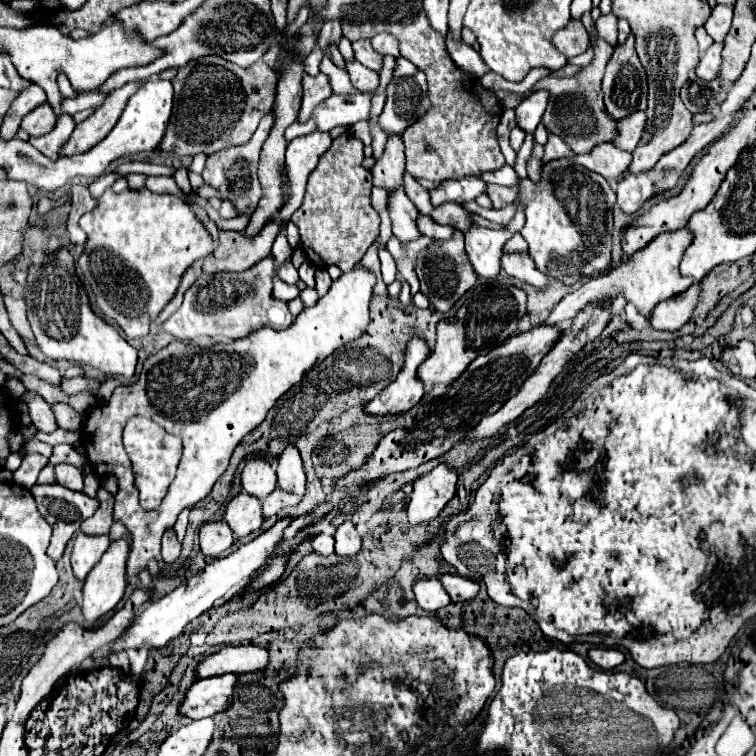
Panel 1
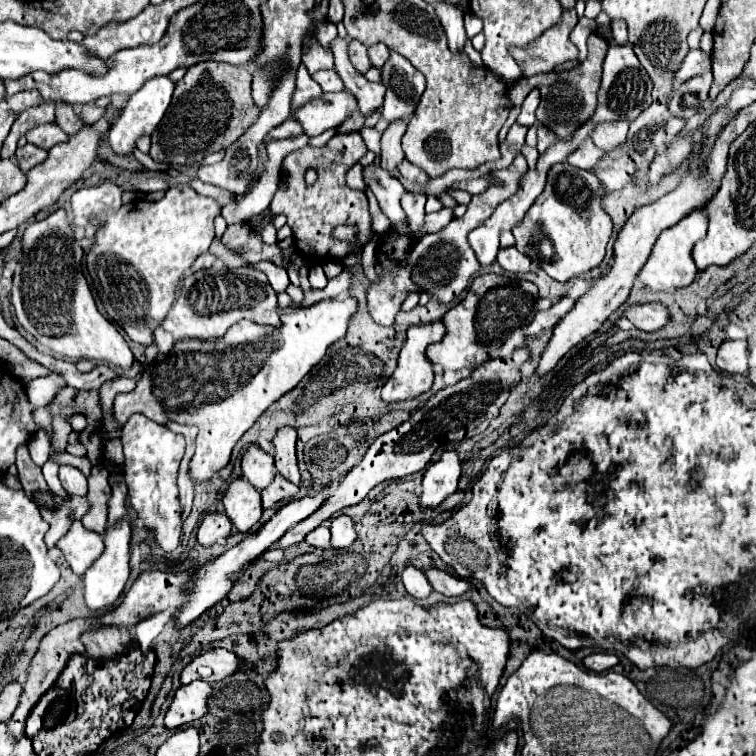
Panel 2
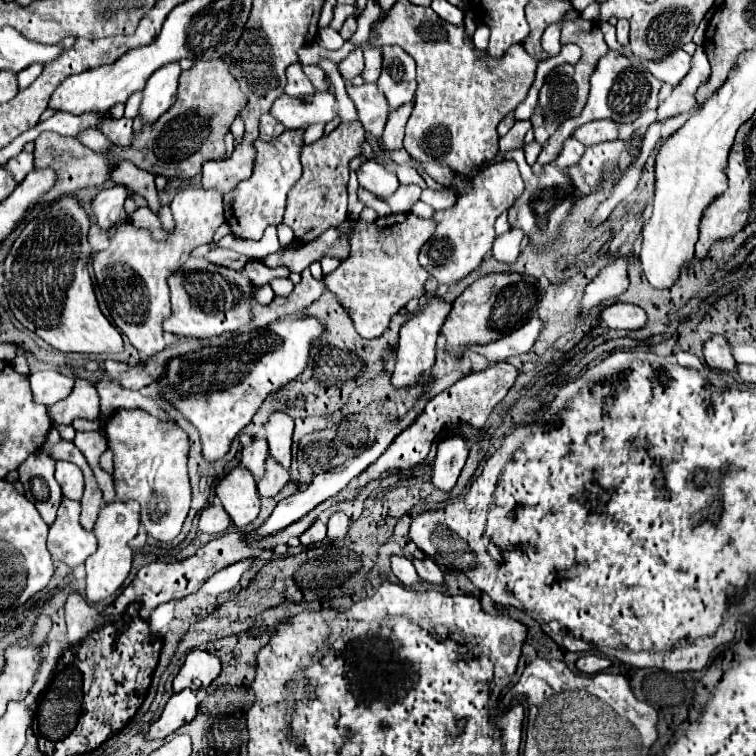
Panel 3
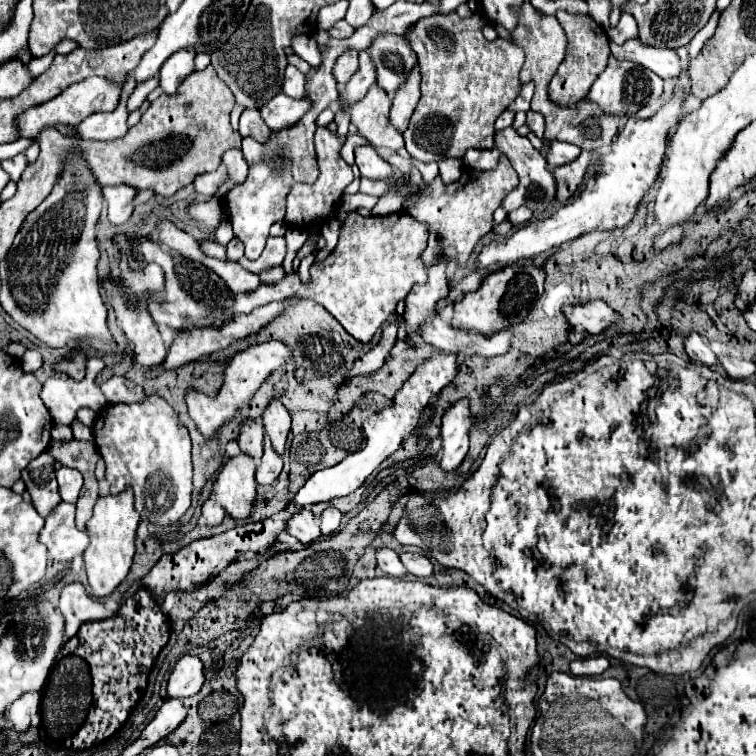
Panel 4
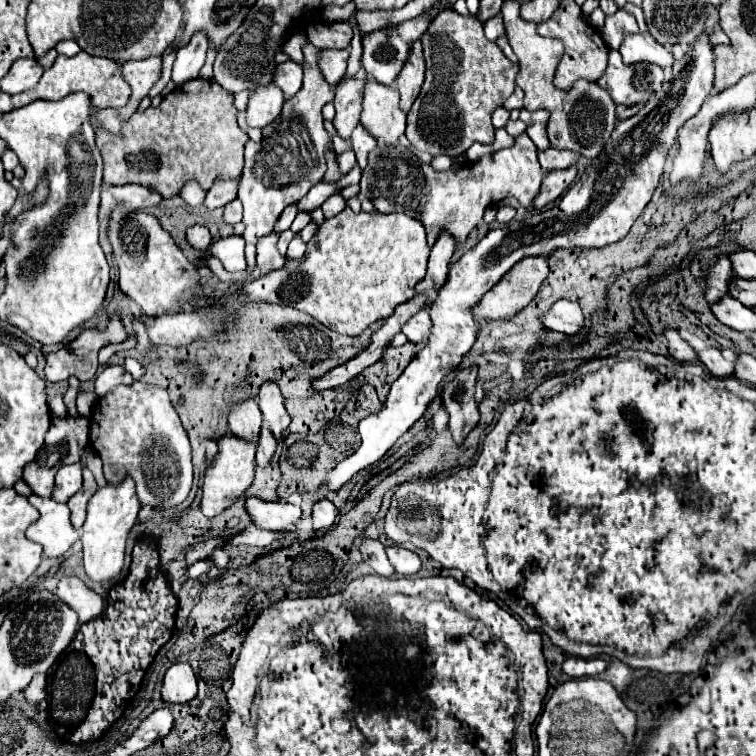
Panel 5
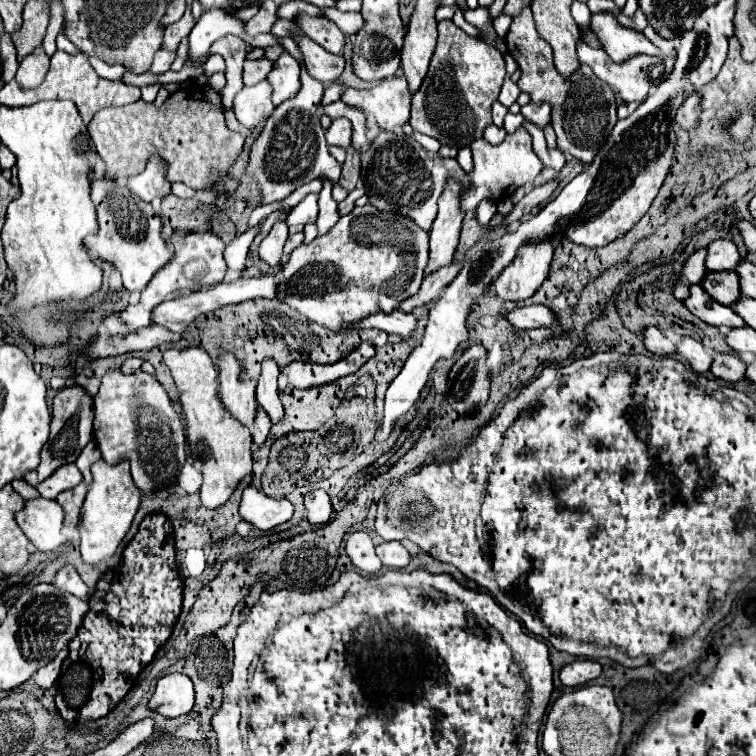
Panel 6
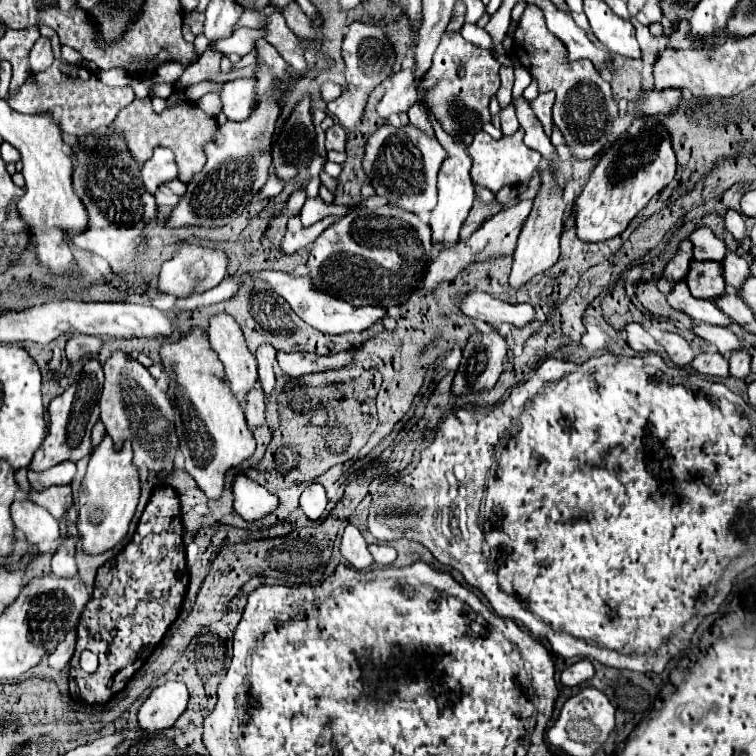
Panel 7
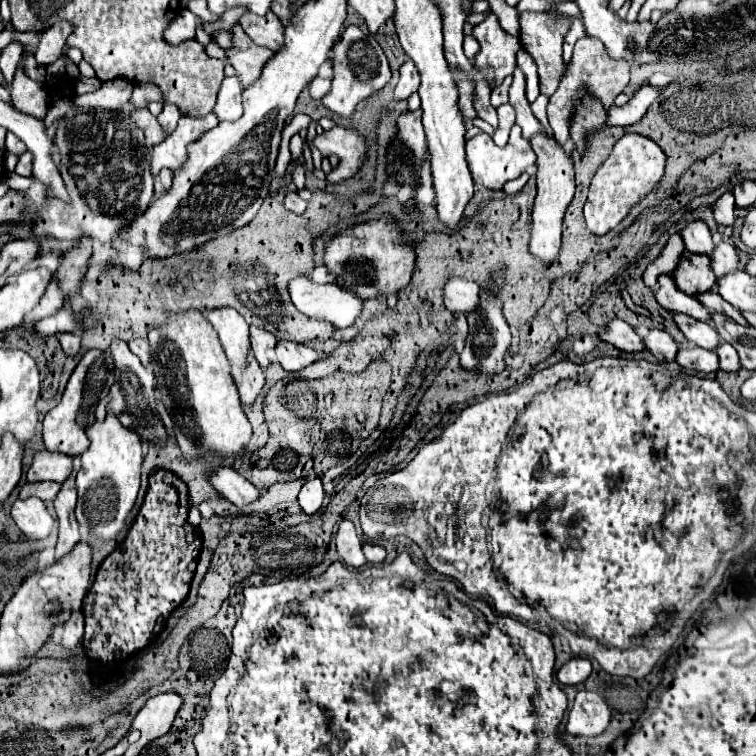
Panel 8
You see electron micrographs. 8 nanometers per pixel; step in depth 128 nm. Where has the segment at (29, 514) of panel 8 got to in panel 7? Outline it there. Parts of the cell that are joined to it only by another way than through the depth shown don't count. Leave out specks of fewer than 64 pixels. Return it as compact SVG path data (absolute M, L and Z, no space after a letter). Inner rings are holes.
M14 500L12 504L12 522L18 530L24 532L26 540L30 544L40 542L52 542L60 538L58 520L42 506L30 502L30 500Z

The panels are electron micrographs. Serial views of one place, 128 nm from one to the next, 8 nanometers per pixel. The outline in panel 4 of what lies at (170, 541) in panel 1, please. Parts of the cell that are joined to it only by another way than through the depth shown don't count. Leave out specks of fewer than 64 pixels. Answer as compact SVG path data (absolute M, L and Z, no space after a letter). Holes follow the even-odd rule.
M146 394L142 402L134 404L106 404L106 408L98 412L92 434L94 444L106 462L106 480L110 482L110 490L124 490L126 486L132 486L136 496L136 510L142 518L158 526L178 522L180 516L188 510L192 498L192 444L188 430L180 424L174 408L158 394Z

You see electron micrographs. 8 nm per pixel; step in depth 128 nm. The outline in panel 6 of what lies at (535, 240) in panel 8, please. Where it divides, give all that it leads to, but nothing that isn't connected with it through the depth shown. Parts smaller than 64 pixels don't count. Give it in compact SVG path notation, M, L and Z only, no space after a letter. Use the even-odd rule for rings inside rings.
M546 240L546 244L526 244L526 248L520 248L514 264L508 264L508 268L502 270L502 276L494 280L496 294L502 300L512 302L530 298L546 280L552 256L552 240Z

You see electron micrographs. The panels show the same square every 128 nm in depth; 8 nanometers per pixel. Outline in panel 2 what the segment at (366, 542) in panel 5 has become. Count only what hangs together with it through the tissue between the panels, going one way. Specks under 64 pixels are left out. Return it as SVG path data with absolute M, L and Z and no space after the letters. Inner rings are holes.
M408 564L404 570L402 570L402 582L406 586L406 592L412 596L412 598L428 598L430 592L432 592L432 586L428 584L426 576L422 570L418 570L416 566Z

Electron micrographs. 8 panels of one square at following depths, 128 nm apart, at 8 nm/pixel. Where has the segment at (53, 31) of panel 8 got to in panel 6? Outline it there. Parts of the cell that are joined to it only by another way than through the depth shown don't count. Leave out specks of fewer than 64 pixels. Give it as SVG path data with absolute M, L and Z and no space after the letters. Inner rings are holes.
M38 46L38 50L34 50L32 54L28 54L20 66L18 66L18 72L16 72L16 80L22 88L36 88L46 72L48 72L48 64L50 64L50 58L46 56L44 48Z

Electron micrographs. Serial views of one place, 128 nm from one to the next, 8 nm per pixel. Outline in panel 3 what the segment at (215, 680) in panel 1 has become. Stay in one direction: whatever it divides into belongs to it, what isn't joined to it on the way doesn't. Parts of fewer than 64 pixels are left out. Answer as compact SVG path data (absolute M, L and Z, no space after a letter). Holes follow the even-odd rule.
M182 690L178 694L172 694L166 702L162 714L158 720L150 724L150 730L146 734L146 740L164 740L172 732L176 732L180 726L188 724L198 712L198 698L194 690Z

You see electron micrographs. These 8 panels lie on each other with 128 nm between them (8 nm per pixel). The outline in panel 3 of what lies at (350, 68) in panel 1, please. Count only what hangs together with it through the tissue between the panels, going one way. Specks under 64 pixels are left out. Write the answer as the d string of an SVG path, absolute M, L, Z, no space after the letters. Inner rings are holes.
M322 28L320 32L318 32L318 40L316 40L322 48L326 48L326 50L338 50L338 48L342 48L342 44L344 44L344 40L342 40L342 36L336 32L336 30L332 30L332 28ZM362 84L362 86L346 86L350 100L358 110L358 120L362 122L368 136L376 138L382 146L382 132L388 118L388 102L386 96L378 90L376 84Z

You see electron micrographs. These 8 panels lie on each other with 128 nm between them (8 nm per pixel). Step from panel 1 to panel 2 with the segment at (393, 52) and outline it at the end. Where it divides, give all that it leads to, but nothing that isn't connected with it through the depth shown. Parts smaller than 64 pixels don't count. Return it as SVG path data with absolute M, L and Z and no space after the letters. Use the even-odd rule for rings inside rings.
M376 44L376 46L370 46L368 48L368 58L372 62L374 68L382 68L384 62L388 60L388 46L386 44Z

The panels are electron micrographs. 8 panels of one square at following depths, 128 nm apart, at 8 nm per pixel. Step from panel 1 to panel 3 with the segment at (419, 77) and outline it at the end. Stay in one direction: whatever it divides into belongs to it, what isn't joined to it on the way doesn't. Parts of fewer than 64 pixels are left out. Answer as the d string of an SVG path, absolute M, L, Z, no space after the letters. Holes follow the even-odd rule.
M382 46L382 74L378 88L382 90L391 109L410 102L416 92L416 62L400 46Z

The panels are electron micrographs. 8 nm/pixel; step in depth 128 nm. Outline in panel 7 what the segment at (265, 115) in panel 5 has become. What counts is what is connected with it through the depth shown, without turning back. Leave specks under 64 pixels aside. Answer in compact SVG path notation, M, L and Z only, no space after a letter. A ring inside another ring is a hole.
M240 78L226 82L220 92L222 98L222 114L228 120L246 120L256 106L256 80Z

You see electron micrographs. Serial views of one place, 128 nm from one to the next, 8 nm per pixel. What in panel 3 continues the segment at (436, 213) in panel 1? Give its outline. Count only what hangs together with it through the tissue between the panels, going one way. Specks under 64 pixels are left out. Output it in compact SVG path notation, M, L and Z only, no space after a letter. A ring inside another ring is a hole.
M390 214L376 218L374 222L360 218L352 226L348 258L322 280L326 290L338 298L342 308L346 308L346 314L350 314L354 328L362 338L380 336L390 318L398 314L408 300L424 294L424 284L430 276L426 276L426 270L418 264L418 252L432 232L434 222L414 214Z

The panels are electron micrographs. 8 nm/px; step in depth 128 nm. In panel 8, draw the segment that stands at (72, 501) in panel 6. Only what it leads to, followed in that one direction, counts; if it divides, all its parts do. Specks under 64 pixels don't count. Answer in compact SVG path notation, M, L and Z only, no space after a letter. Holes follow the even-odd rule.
M26 482L20 490L20 498L36 496L36 498L48 502L48 500L54 500L58 492L60 492L60 486L56 482Z

